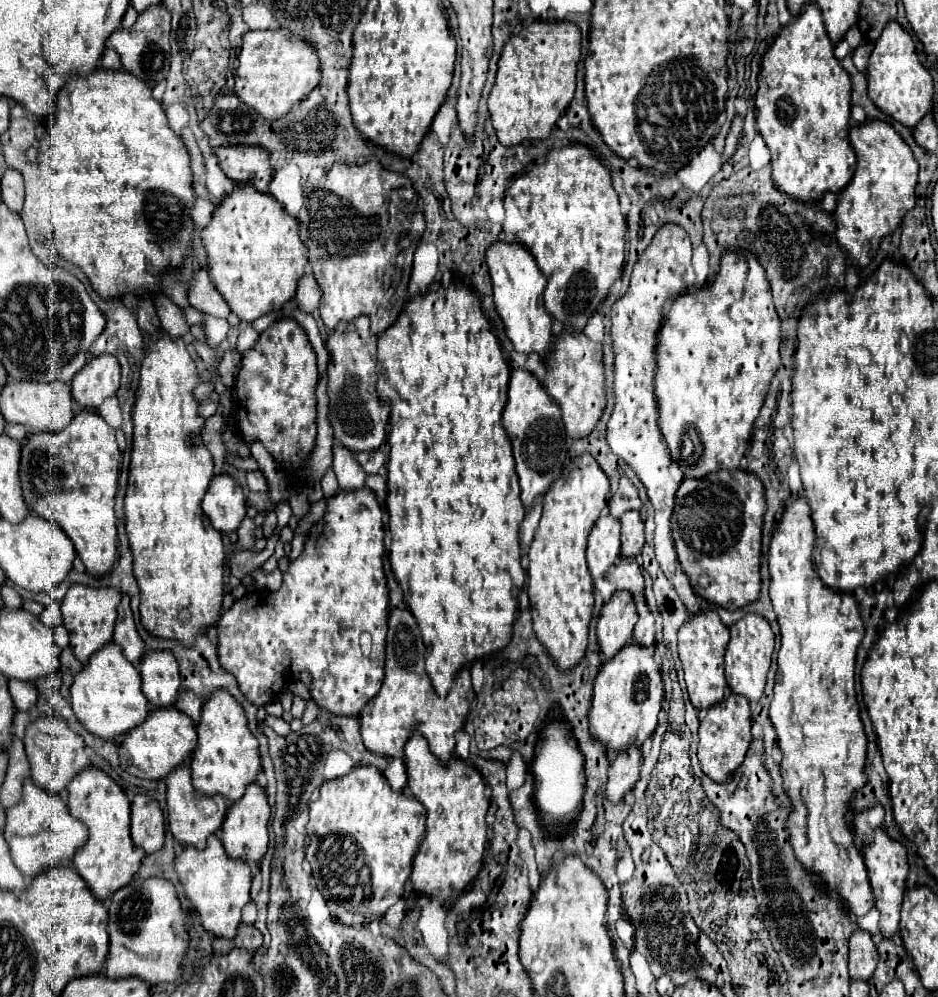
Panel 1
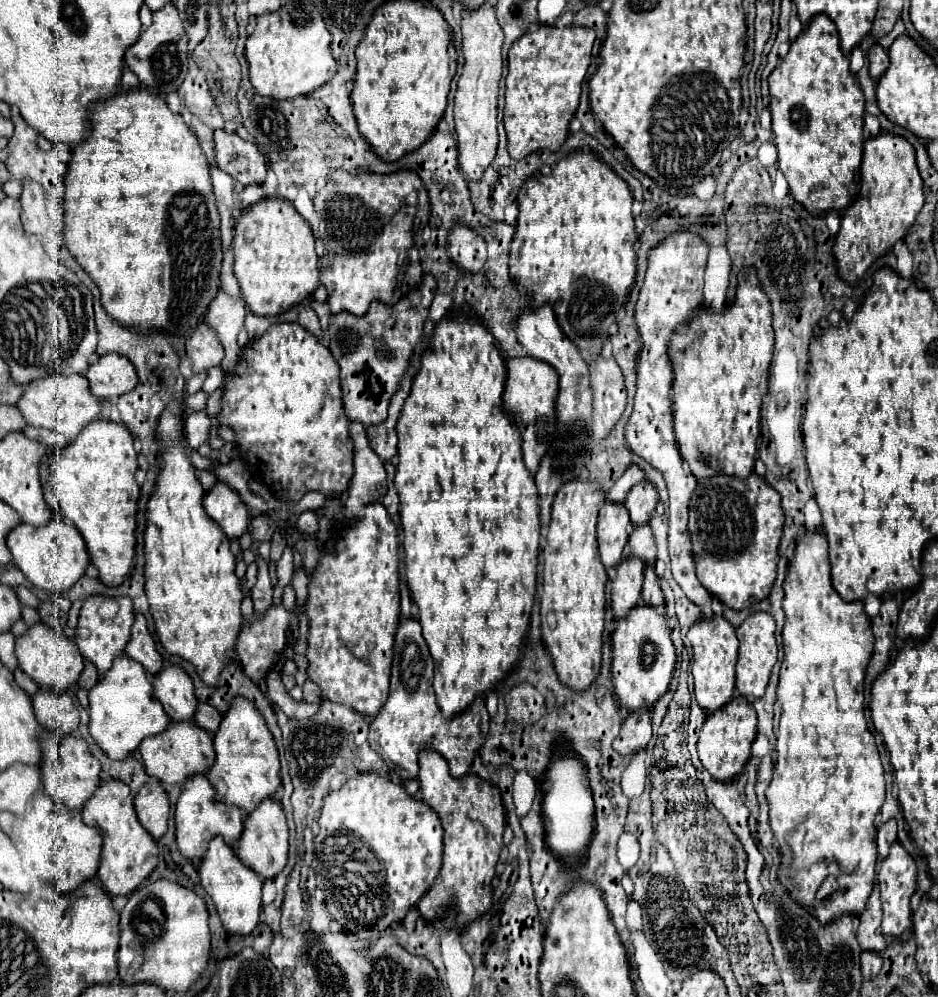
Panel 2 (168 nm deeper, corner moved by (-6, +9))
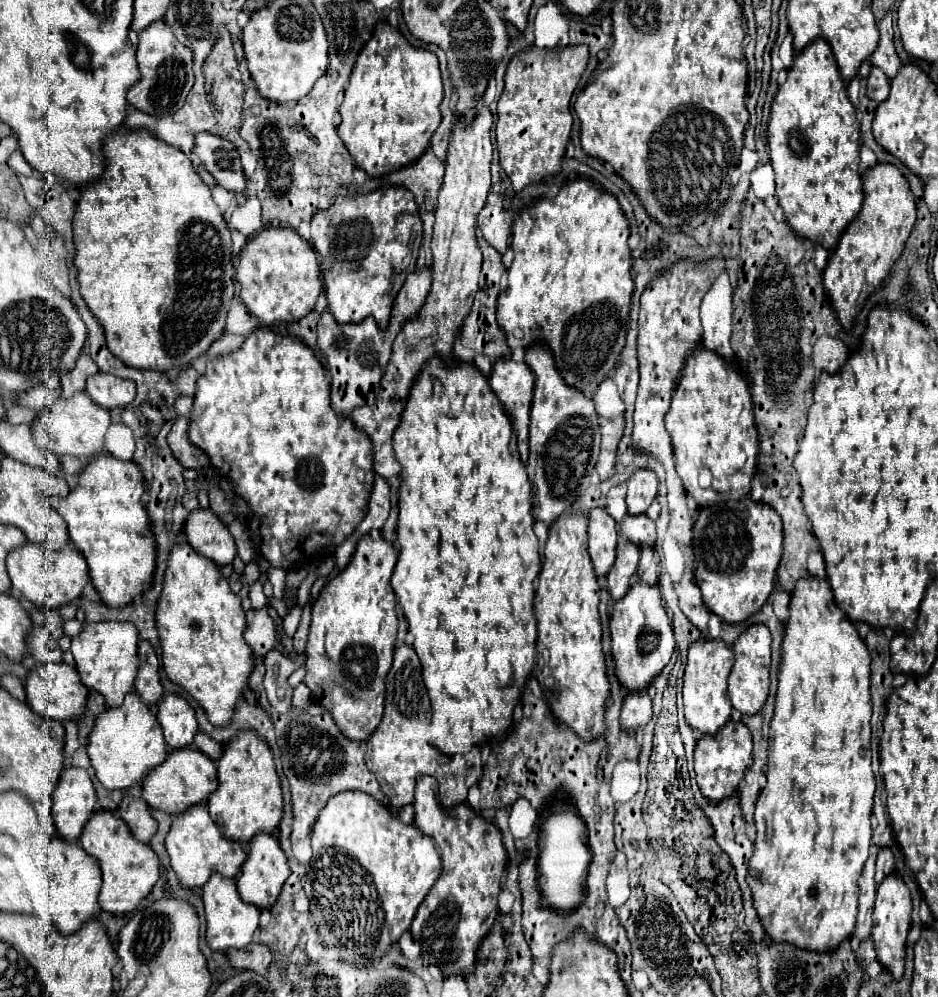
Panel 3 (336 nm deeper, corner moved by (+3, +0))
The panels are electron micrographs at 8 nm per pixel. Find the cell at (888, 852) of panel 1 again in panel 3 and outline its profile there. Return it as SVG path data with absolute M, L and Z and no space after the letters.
M890 873L884 877L884 881L878 885L876 893L876 907L874 907L874 929L872 929L872 939L876 947L878 961L892 971L896 979L902 977L904 971L904 947L906 947L906 935L910 929L910 913L912 913L912 903L910 903L910 891L906 883L902 881L900 875Z

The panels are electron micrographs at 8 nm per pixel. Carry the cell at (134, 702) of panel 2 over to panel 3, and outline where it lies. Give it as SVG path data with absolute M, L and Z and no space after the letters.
M130 691L120 707L108 707L96 717L86 751L96 777L104 787L128 789L136 783L142 783L146 771L166 759L166 741L154 711L140 699L136 691Z

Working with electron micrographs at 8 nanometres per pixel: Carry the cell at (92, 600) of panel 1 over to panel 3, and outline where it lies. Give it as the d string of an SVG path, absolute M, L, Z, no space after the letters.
M100 621L100 623L86 623L82 631L72 637L72 655L76 661L76 669L82 677L82 683L88 689L98 691L110 705L118 707L126 693L134 689L134 677L138 669L138 631L132 623L126 621Z

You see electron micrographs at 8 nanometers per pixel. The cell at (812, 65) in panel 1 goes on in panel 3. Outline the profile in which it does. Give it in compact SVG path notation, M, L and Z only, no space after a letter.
M824 39L812 41L794 55L794 63L788 69L788 79L778 87L778 93L772 101L766 135L770 161L776 173L776 197L788 225L796 235L824 245L826 249L834 249L836 239L840 239L844 227L848 227L862 207L862 183L858 171L860 125L856 123L856 111L848 99L846 83L836 67L832 49Z

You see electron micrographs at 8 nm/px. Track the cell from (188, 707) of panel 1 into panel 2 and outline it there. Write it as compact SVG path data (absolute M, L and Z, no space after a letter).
M199 702L199 708L197 708L197 714L195 714L195 724L201 726L203 730L215 734L217 732L217 726L221 724L221 714L217 714L215 708L211 708L209 704L205 702Z

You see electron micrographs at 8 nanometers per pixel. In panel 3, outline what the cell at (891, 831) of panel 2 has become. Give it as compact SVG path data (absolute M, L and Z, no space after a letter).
M880 847L876 853L876 883L882 883L888 871L894 871L894 855L890 847Z

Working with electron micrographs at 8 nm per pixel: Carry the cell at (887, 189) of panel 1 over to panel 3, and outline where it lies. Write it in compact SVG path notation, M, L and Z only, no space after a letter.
M876 163L862 175L864 203L856 219L846 227L824 267L824 289L840 323L850 329L854 315L862 309L864 299L874 293L890 275L896 259L916 221L916 203L906 177L890 163Z

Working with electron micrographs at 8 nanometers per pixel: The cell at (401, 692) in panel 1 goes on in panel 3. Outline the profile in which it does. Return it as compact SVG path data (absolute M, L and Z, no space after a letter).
M408 645L396 647L394 663L386 677L384 717L366 741L366 767L374 773L382 791L396 809L414 801L414 781L422 773L438 779L440 801L444 803L444 807L452 807L466 801L468 789L478 783L482 775L480 745L474 745L472 751L466 751L464 755L444 755L438 747L432 745L429 699L416 651Z

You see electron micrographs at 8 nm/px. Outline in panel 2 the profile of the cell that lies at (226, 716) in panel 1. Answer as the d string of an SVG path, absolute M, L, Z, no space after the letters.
M235 698L229 712L223 716L221 726L215 734L215 764L211 766L207 778L215 788L217 800L227 806L237 806L243 812L251 812L265 798L273 798L281 788L279 776L279 752L273 734L265 726L259 710L247 698Z

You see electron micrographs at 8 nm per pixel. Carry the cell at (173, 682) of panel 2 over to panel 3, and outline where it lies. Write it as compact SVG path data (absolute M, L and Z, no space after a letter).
M174 693L164 695L156 703L156 717L164 729L164 739L170 749L188 747L194 741L194 735L198 731L196 715L190 703Z

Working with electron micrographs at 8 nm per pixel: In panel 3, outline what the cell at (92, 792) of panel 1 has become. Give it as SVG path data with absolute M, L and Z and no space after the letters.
M98 809L88 819L78 843L90 855L100 861L102 869L102 887L98 895L98 903L102 911L108 913L130 913L138 907L138 903L152 891L154 883L160 877L160 863L156 853L148 843L136 841L128 831L124 819L120 819L114 811Z

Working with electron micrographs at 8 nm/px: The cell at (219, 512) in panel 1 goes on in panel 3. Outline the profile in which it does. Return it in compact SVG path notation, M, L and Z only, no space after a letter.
M198 507L190 511L184 525L184 535L200 555L212 559L220 567L230 565L236 557L234 537L212 509Z

